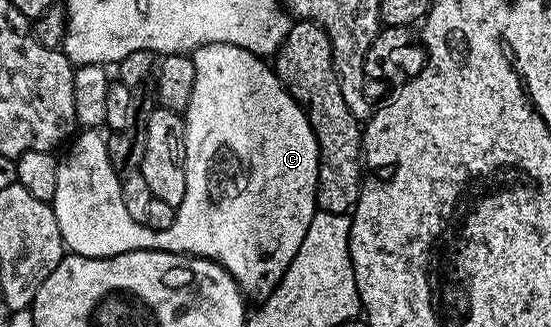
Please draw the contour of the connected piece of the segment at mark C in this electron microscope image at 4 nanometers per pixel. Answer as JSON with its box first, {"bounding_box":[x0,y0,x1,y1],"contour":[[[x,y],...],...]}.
{"bounding_box":[51,42,320,300],"contour":[[[219,42],[218,44],[199,46],[197,50],[191,51],[190,57],[194,60],[196,71],[194,72],[194,92],[190,94],[190,104],[187,110],[183,111],[186,196],[182,200],[182,204],[176,207],[174,224],[170,224],[170,228],[165,230],[152,230],[144,223],[133,220],[130,212],[126,212],[126,204],[122,204],[121,175],[116,174],[115,168],[112,167],[112,158],[108,155],[108,146],[104,143],[103,136],[100,135],[101,131],[96,128],[88,128],[83,131],[84,135],[80,139],[77,137],[67,147],[68,155],[59,159],[58,185],[51,203],[54,216],[58,216],[58,232],[62,232],[64,245],[71,253],[87,258],[109,258],[131,250],[168,250],[171,254],[190,254],[198,258],[208,258],[222,268],[226,268],[226,272],[230,272],[232,279],[240,285],[240,293],[244,295],[245,299],[263,300],[271,296],[274,288],[278,288],[286,268],[290,268],[294,256],[298,256],[298,248],[302,248],[302,240],[310,228],[310,220],[314,220],[316,215],[318,209],[316,189],[318,188],[318,164],[320,163],[318,140],[310,128],[310,120],[305,116],[304,109],[289,96],[285,86],[276,79],[275,69],[269,63],[267,66],[264,63],[267,61],[261,55],[251,54],[249,50],[243,50],[234,44]]]}

